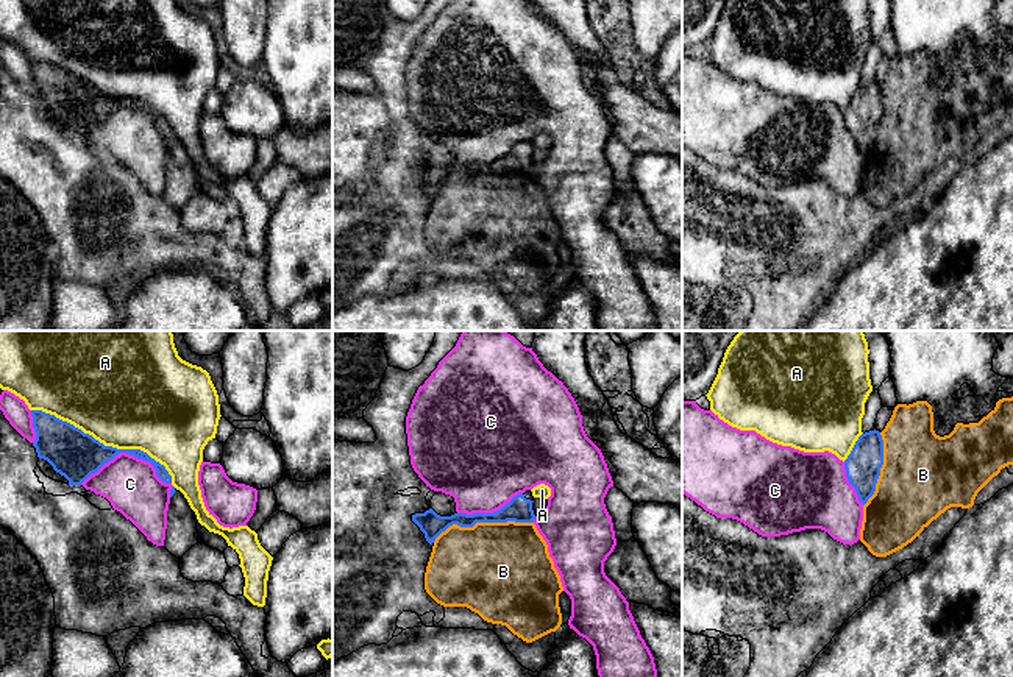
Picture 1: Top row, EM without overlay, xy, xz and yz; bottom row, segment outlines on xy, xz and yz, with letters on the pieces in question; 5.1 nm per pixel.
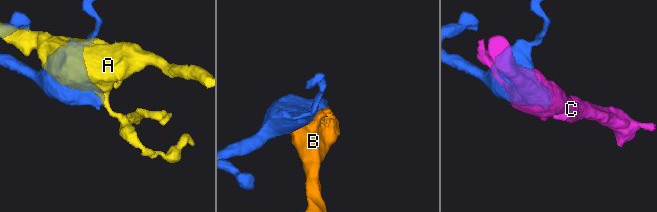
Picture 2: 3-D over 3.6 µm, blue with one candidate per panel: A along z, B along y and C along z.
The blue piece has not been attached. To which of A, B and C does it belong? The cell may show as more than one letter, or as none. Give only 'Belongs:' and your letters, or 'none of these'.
Belongs: none of these

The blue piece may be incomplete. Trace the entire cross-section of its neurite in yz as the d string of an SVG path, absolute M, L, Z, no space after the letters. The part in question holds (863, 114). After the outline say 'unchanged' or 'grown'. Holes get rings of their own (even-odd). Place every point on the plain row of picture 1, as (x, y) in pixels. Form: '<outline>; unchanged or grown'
M879 81L858 87L844 111L846 128L855 139L858 151L865 156L876 142L876 134L883 115L883 90Z; unchanged

